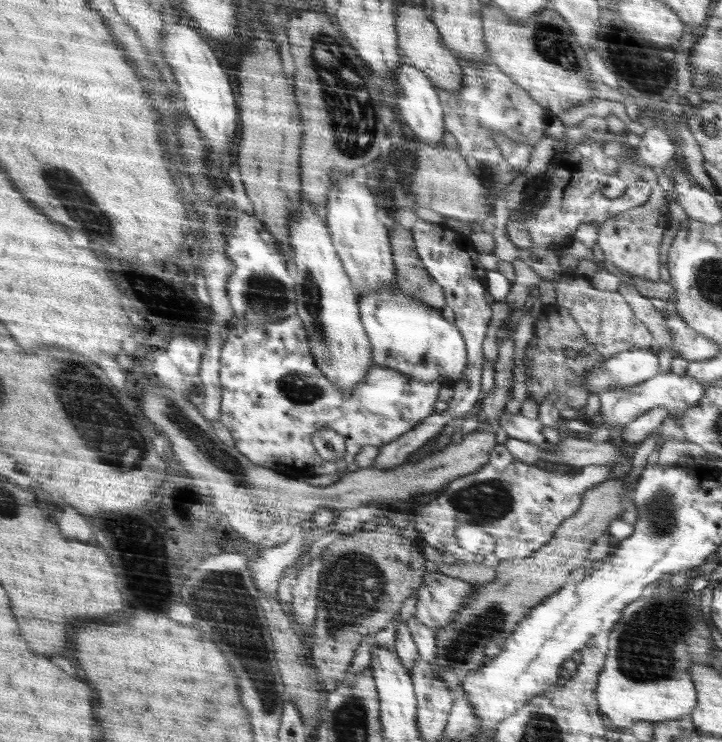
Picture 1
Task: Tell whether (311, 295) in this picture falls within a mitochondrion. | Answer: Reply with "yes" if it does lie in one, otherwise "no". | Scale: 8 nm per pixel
yes

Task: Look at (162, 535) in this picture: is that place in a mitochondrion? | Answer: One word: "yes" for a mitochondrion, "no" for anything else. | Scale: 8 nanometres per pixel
no

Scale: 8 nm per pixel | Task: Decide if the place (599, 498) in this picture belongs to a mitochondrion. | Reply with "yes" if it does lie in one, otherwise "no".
no

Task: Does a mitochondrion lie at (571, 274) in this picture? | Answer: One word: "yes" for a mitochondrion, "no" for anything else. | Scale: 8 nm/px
no

